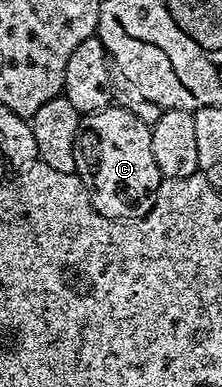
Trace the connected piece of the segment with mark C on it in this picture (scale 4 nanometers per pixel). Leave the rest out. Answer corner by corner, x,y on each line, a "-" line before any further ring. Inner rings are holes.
110,104
102,110
96,110
84,115
79,122
84,131
83,138
93,142
93,190
97,193
96,201
102,207
110,206
110,211
121,212
128,202
150,193
158,185
157,166
151,156
150,127
139,120
129,110
122,106
-
86,130
86,134
85,134
-
105,205
105,206
104,206

